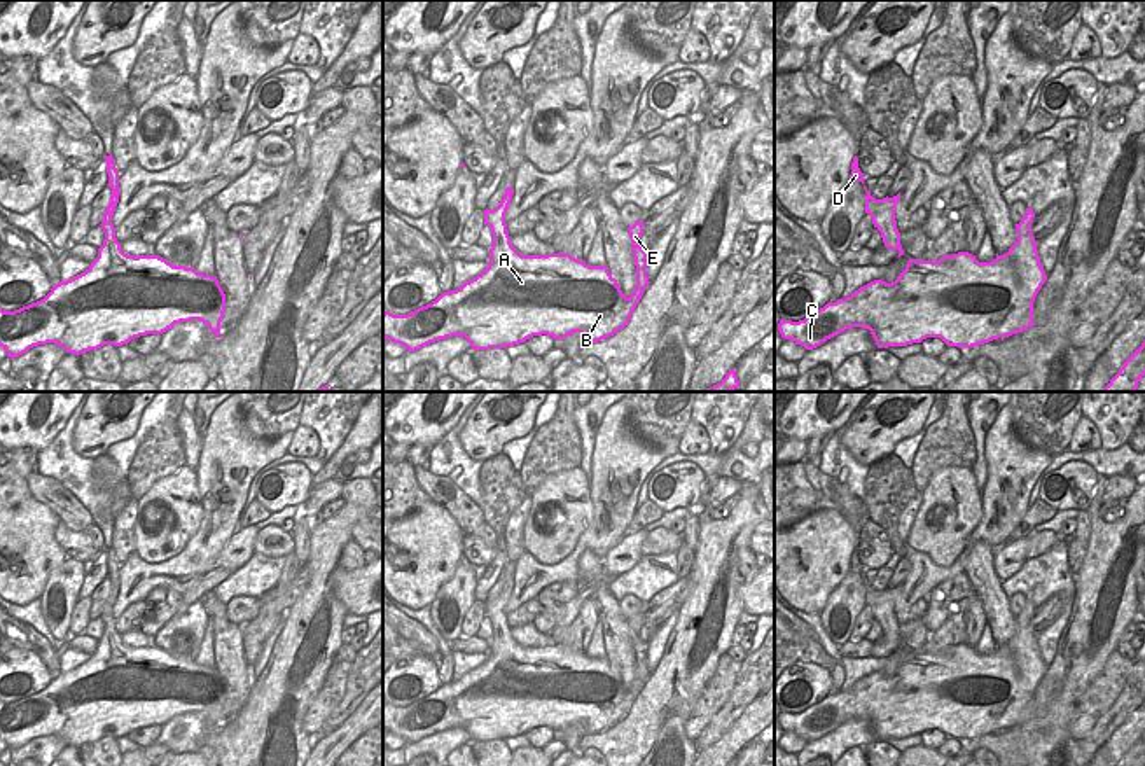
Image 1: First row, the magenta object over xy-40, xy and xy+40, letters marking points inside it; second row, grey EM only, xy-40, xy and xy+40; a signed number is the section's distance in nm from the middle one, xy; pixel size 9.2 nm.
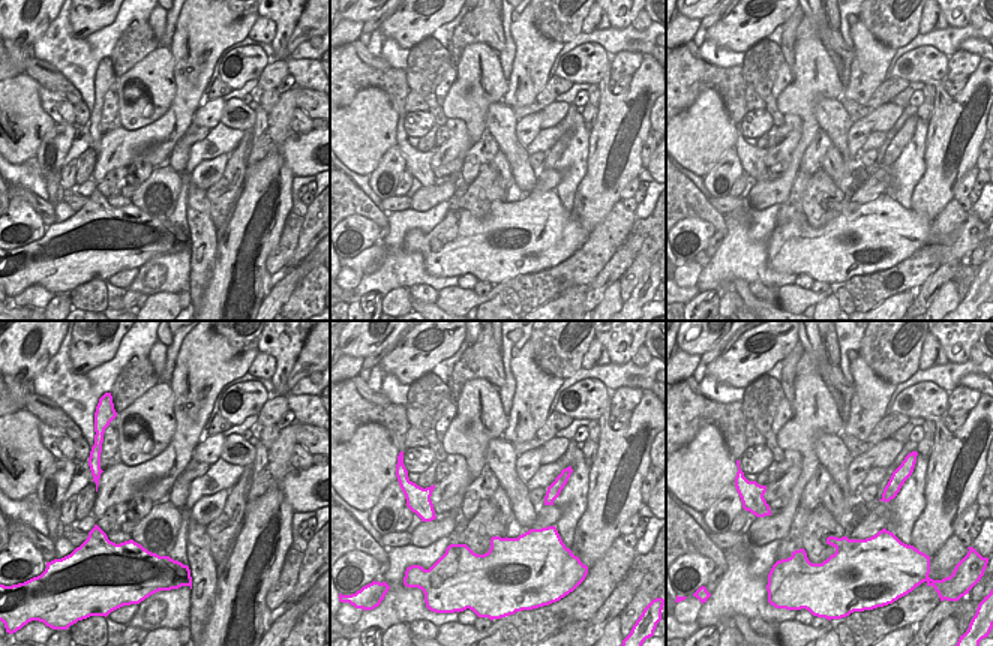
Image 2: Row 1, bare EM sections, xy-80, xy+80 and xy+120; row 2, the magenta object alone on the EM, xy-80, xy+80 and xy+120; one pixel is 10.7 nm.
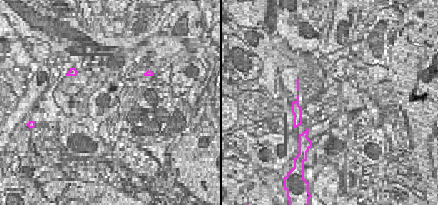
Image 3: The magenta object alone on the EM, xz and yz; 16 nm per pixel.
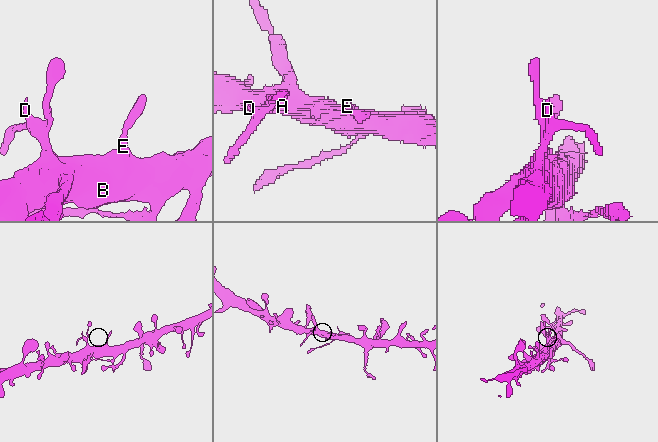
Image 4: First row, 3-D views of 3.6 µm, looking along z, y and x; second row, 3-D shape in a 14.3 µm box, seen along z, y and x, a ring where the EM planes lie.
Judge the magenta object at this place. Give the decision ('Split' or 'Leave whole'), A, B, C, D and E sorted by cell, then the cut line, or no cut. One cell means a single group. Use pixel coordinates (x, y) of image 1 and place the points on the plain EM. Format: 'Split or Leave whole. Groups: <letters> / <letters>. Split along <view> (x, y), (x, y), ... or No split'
Leave whole. Groups: A B C D E. No split

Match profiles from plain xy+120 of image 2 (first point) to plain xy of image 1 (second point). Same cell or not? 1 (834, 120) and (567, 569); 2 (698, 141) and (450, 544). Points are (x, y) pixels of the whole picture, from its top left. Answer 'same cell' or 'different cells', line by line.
1: different cells
2: same cell

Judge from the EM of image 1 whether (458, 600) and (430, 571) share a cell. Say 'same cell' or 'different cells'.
different cells

